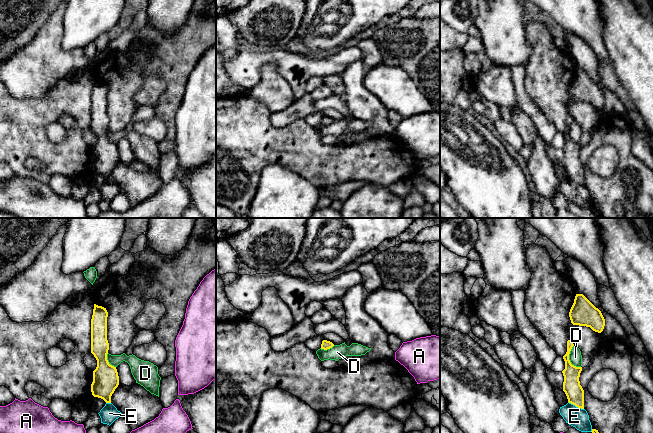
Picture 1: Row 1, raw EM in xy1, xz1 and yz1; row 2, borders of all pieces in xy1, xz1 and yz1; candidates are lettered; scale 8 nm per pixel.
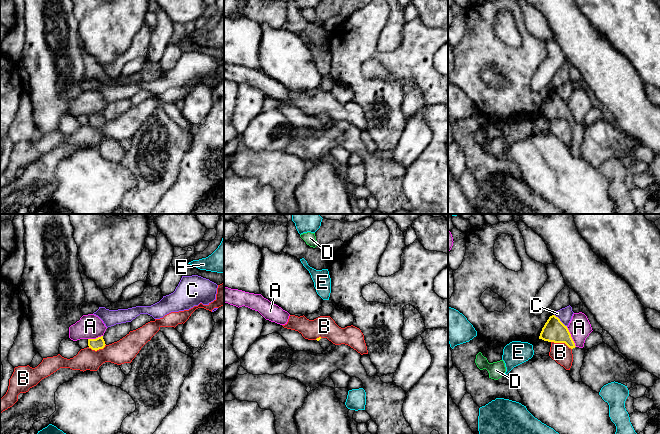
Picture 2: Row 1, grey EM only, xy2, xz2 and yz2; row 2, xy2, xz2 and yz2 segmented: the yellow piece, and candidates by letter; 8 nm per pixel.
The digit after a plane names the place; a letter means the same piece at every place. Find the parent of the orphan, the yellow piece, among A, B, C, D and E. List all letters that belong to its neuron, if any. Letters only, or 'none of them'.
none of them

